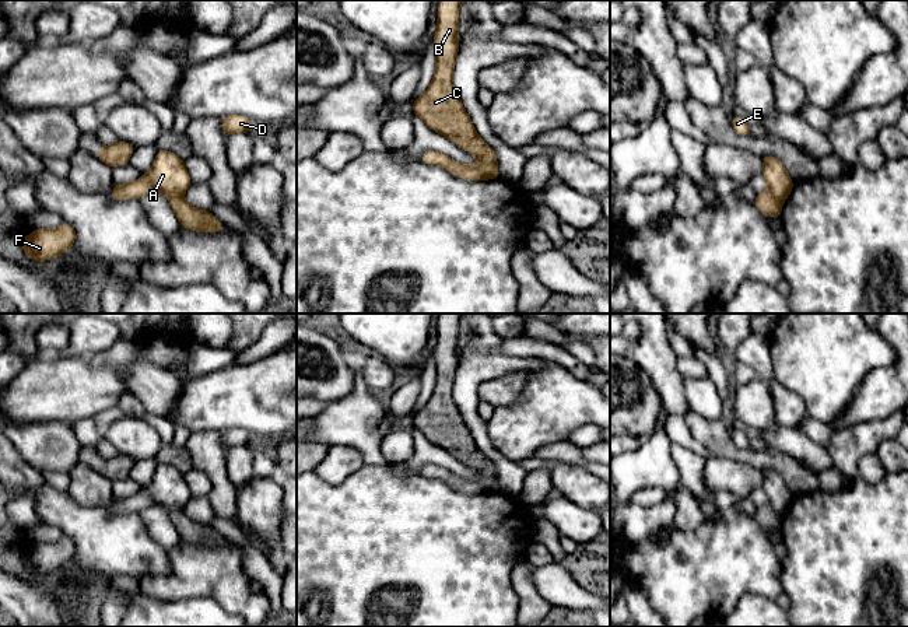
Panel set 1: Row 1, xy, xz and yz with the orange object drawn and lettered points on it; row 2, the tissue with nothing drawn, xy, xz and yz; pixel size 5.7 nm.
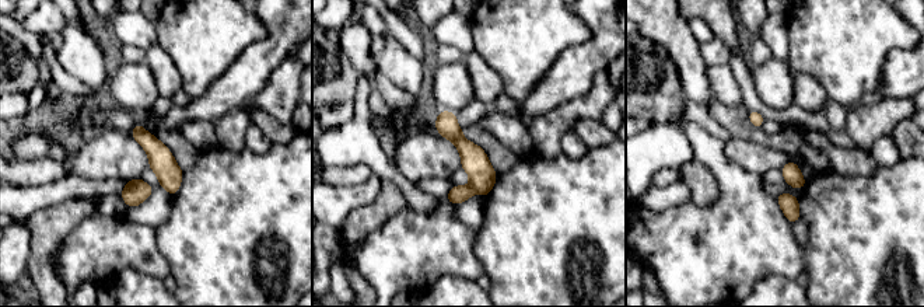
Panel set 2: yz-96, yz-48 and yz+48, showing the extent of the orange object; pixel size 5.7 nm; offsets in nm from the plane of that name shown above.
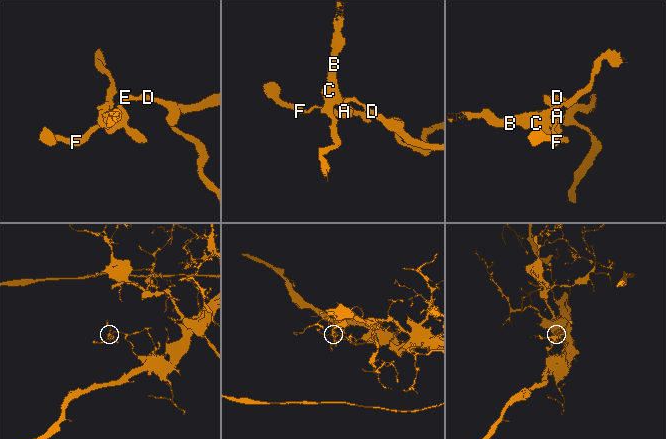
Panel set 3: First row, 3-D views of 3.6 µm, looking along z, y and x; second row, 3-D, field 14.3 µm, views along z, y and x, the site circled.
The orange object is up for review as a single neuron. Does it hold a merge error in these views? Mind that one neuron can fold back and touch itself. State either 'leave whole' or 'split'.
split

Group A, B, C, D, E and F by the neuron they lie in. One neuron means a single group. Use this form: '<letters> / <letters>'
A D E F / B C

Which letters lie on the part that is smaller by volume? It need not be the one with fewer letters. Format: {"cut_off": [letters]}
{"cut_off": ["B", "C"]}

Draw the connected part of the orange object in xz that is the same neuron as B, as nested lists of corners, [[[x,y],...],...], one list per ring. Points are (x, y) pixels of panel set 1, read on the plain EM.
[[[439,314],[438,343],[434,350],[437,378],[428,403],[413,414],[413,428],[421,431],[430,442],[453,455],[460,462],[487,477],[497,477],[497,466],[477,448],[474,438],[464,424],[452,399],[453,381],[459,365],[459,322],[464,314]]]

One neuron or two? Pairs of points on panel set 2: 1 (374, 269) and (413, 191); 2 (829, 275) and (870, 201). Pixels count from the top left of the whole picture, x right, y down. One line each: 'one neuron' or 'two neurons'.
1: two neurons
2: one neuron

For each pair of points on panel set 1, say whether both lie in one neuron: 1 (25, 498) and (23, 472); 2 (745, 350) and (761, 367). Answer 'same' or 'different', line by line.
1: same
2: same

